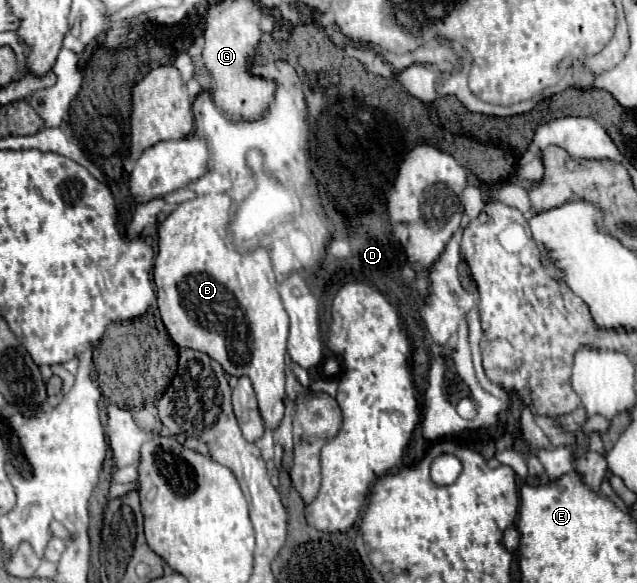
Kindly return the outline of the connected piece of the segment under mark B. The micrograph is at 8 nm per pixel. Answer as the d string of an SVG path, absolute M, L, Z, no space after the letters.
M220 193L220 195L200 195L196 199L190 199L190 201L184 201L180 203L158 227L158 255L156 255L156 261L154 261L154 283L156 283L156 289L158 289L158 307L160 307L160 315L162 315L162 321L172 337L172 341L178 345L178 347L190 347L190 349L198 349L198 351L204 351L208 353L212 359L216 359L222 369L228 373L228 375L234 375L234 377L250 377L252 381L252 387L256 391L256 397L258 397L258 407L260 407L260 415L262 415L262 421L264 421L264 427L266 429L276 429L284 417L284 357L286 357L286 311L282 307L282 301L280 301L280 295L278 295L278 283L276 283L276 277L274 277L274 271L272 271L272 261L270 261L270 255L266 249L256 249L254 253L238 253L230 243L228 243L228 221L230 221L230 205L232 205L232 199L226 195L226 193Z

